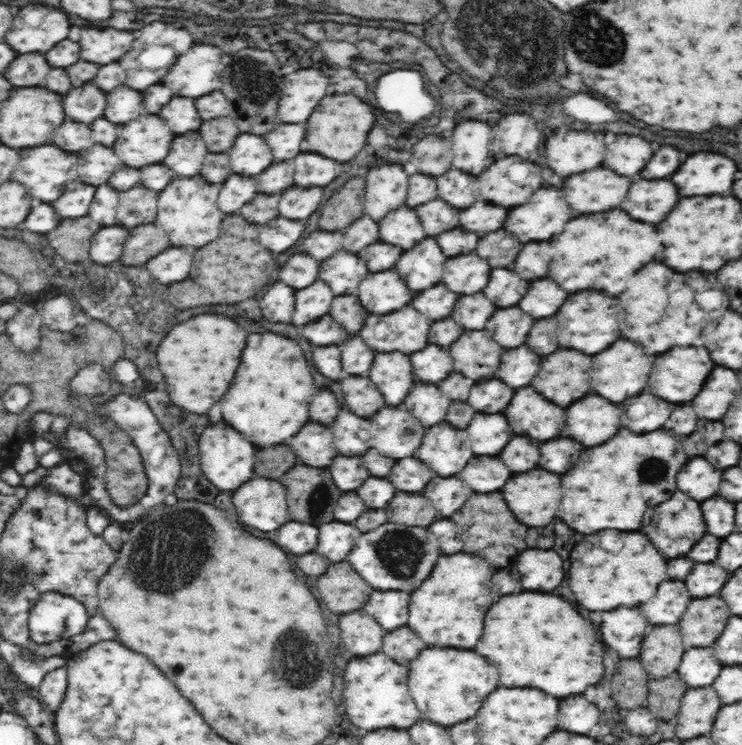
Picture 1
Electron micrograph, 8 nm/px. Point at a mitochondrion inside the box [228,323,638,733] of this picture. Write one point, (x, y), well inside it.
(305, 674)

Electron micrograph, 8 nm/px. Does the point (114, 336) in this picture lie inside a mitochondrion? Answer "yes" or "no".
yes

